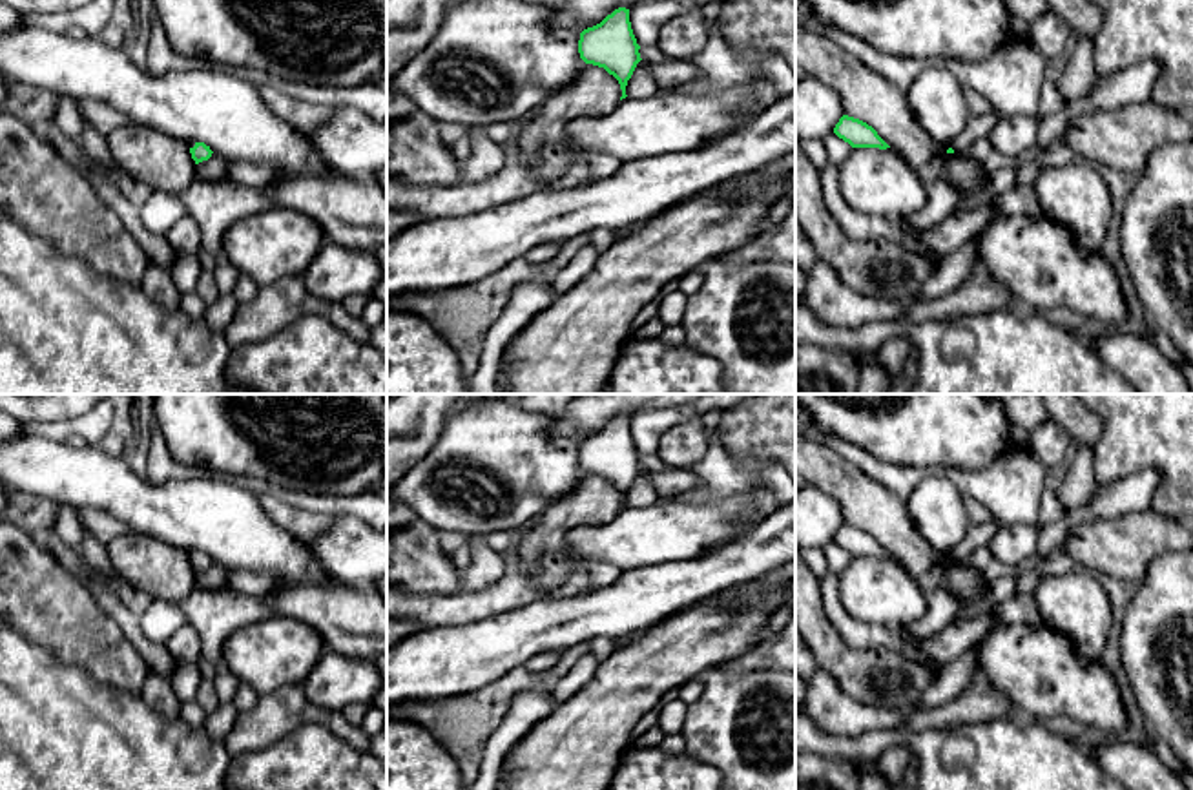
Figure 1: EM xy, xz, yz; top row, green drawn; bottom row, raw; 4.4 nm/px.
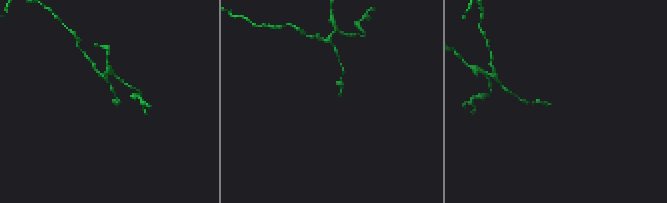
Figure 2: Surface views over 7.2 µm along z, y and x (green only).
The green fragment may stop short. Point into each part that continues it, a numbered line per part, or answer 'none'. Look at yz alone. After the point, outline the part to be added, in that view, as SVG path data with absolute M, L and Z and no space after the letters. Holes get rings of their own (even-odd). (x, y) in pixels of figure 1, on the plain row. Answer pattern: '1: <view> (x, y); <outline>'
1: yz (978, 535); M996 520L981 525L970 525L967 536L960 542L958 547L949 551L949 556L952 556L954 562L965 562L978 547L989 546L998 529L1000 524Z

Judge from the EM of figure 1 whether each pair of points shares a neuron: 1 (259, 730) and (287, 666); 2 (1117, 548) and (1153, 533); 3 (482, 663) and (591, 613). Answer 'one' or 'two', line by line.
1: two
2: one
3: one

